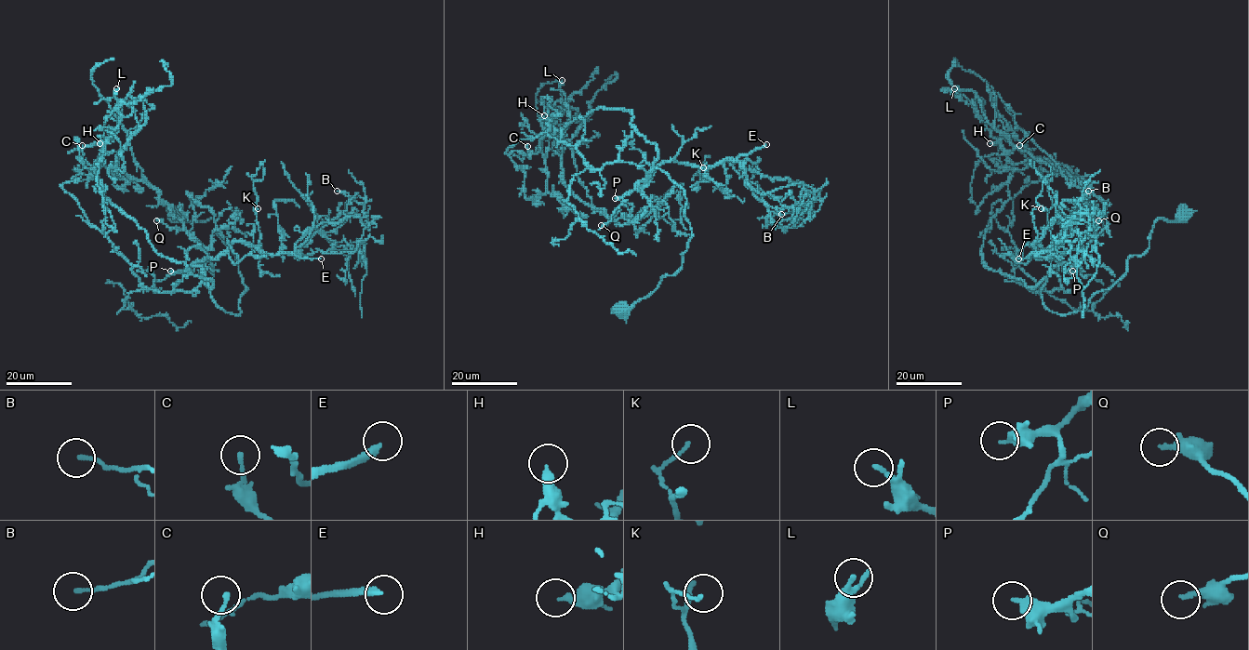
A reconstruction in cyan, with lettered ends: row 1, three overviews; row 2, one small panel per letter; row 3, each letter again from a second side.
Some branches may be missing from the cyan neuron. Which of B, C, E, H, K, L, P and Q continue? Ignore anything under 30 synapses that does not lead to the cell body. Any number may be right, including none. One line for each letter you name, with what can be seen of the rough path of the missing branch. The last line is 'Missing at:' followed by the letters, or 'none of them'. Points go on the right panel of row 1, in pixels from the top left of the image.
E: course (1018, 258), (1007, 258), (999, 250), (1009, 247), (1025, 257), (1030, 247), (1029, 242), (1046, 230), (1041, 227)
P: course (1072, 271), (1084, 268), (1090, 261), (1091, 238), (1087, 231), (1070, 218), (1067, 221), (1054, 218)
Missing at: E, P

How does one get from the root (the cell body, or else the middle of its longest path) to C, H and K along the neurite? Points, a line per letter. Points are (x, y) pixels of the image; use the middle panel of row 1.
C: (620, 306), (682, 267), (684, 191), (647, 172), (657, 150), (628, 110), (527, 146)
H: (620, 306), (682, 267), (684, 192), (647, 172), (657, 150), (628, 110), (594, 109), (542, 139), (544, 115)
K: (620, 306), (672, 275), (692, 235), (682, 188), (657, 167), (638, 184), (667, 162), (706, 180), (703, 167)

